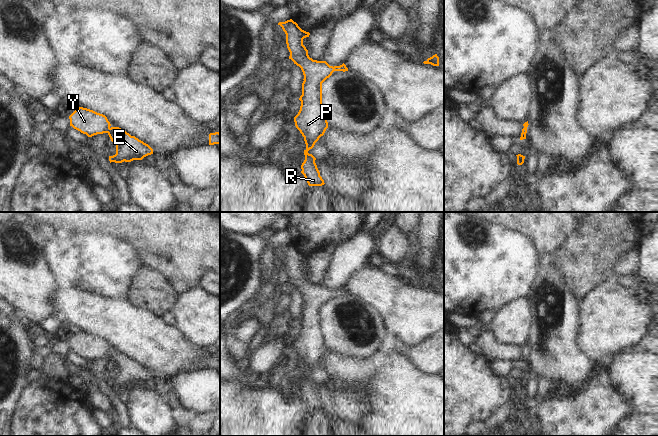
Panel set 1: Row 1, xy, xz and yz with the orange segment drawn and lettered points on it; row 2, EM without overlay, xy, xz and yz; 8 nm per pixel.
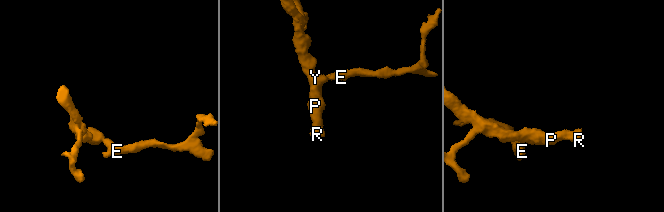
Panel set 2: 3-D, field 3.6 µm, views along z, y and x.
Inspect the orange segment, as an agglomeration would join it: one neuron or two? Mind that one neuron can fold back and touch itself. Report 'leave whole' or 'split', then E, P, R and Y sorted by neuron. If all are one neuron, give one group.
leave whole; E P R Y

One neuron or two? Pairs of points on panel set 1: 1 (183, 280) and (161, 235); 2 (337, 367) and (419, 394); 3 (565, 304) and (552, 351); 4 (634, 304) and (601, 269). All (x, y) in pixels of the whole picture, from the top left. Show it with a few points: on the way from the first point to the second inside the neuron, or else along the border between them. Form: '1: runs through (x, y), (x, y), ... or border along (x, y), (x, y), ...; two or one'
1: runs through (183, 269), (183, 257), (172, 246); one
2: runs through (357, 368), (376, 368), (399, 391); one
3: runs through (563, 316), (562, 323), (553, 332), (552, 339); one
4: border along (614, 277), (600, 281), (589, 290); two

